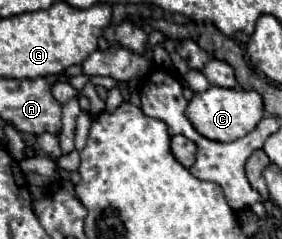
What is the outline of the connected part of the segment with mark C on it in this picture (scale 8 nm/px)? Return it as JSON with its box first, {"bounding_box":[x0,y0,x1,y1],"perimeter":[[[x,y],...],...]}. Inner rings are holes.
{"bounding_box":[186,86,264,142],"perimeter":[[[210,86],[206,92],[194,94],[192,100],[186,104],[186,116],[192,122],[192,126],[196,128],[196,132],[200,132],[204,138],[208,140],[216,140],[216,142],[232,142],[236,138],[246,136],[256,124],[258,120],[264,116],[262,110],[262,100],[258,92],[246,92],[246,90],[228,90],[228,88],[220,88],[220,86]]]}

